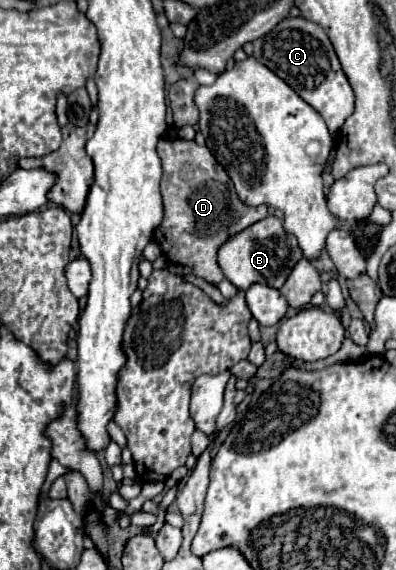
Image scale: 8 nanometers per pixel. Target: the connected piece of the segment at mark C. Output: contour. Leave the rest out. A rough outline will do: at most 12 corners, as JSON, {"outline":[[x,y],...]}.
{"outline":[[302,17],[256,39],[286,81],[330,133],[354,93],[326,31]]}

